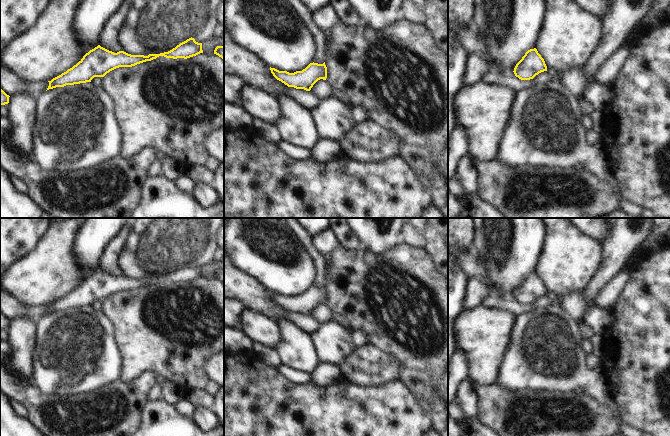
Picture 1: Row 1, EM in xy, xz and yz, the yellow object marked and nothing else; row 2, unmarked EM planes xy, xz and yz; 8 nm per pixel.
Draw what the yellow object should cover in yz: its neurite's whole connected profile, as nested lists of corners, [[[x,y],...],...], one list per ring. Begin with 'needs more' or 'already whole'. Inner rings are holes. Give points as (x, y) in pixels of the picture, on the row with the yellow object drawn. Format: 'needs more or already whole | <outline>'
already whole | [[[534,48],[525,53],[522,59],[516,64],[513,72],[521,80],[530,80],[544,71],[547,71],[545,61],[537,49]]]

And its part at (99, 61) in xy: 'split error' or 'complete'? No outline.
complete

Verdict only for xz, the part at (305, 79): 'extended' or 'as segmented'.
as segmented

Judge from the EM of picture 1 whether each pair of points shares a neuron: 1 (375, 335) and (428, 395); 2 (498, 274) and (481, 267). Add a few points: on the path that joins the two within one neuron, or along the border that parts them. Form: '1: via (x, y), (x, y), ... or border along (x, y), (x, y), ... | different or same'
1: via (393, 342), (428, 377) | same
2: border along (475, 251), (488, 269), (488, 273), (479, 279) | different

